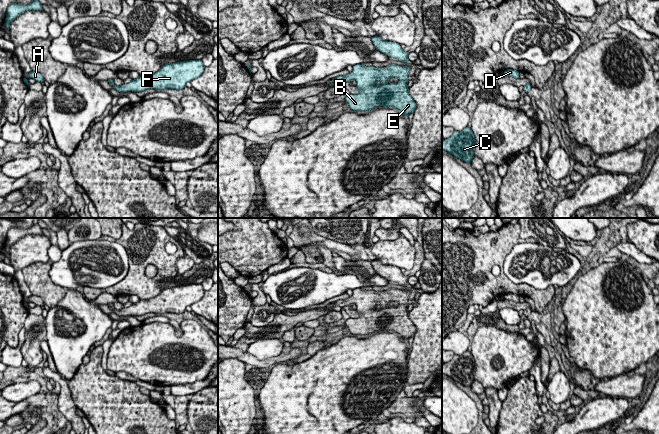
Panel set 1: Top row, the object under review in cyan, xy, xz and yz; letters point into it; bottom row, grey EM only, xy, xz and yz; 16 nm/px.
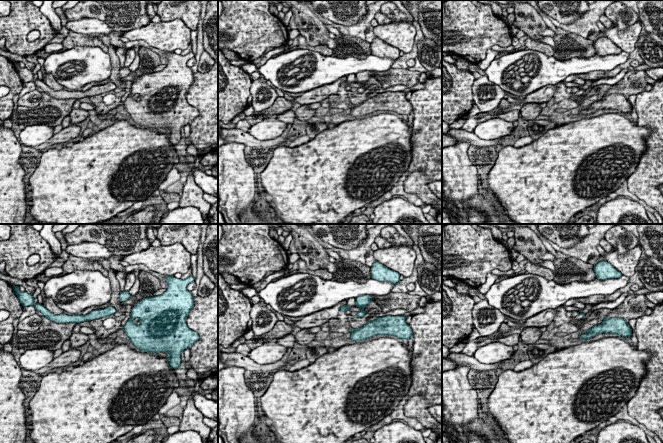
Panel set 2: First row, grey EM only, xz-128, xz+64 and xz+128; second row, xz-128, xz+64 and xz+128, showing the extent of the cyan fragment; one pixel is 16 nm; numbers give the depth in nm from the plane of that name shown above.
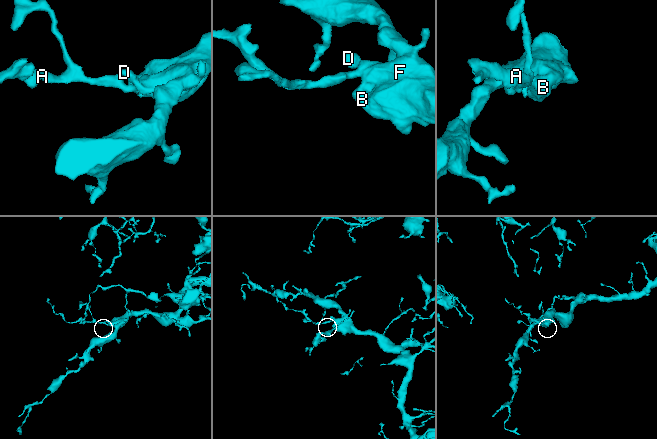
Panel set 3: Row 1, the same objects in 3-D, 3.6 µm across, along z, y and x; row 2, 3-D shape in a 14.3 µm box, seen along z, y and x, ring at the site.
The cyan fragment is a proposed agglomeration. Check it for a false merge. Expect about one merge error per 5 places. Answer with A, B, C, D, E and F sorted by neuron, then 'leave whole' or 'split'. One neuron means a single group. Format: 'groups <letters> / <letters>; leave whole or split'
groups A B C D E F; leave whole

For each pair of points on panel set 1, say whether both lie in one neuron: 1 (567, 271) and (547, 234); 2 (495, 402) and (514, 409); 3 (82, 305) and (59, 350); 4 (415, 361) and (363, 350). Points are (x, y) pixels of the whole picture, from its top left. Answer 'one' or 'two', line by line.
1: two
2: two
3: one
4: two

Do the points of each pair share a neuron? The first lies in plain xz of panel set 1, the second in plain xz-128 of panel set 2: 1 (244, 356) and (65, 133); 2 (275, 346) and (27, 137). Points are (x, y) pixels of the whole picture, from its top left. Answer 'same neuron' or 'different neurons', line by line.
1: same neuron
2: same neuron

